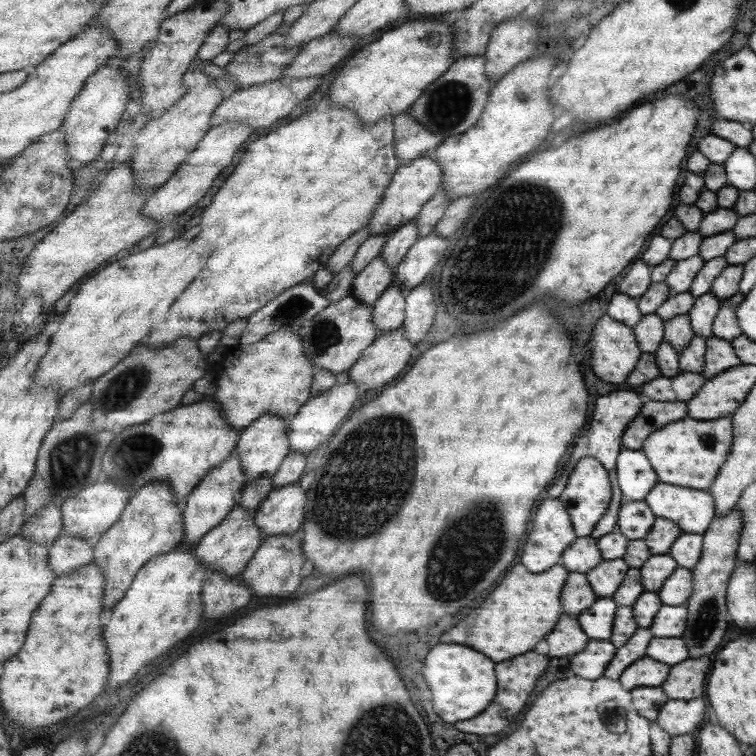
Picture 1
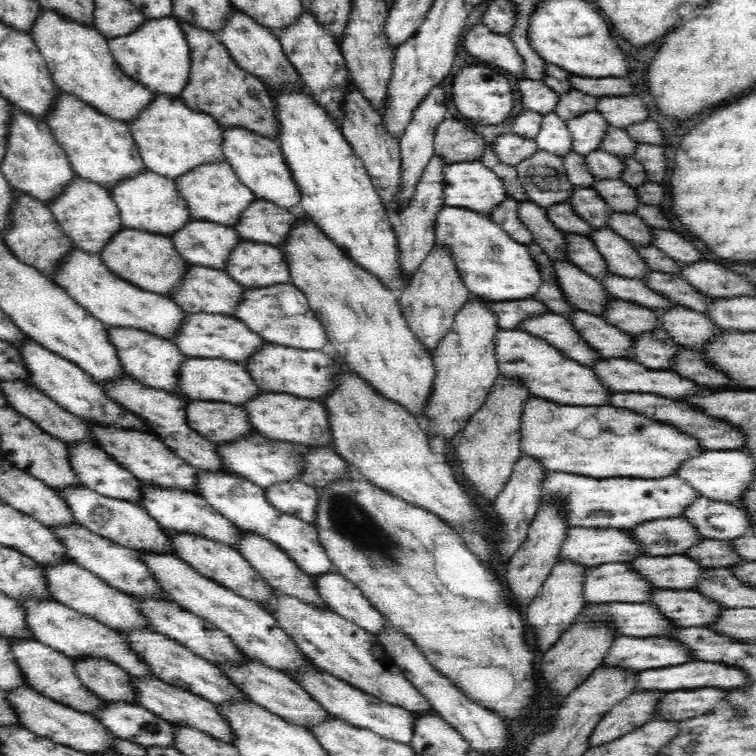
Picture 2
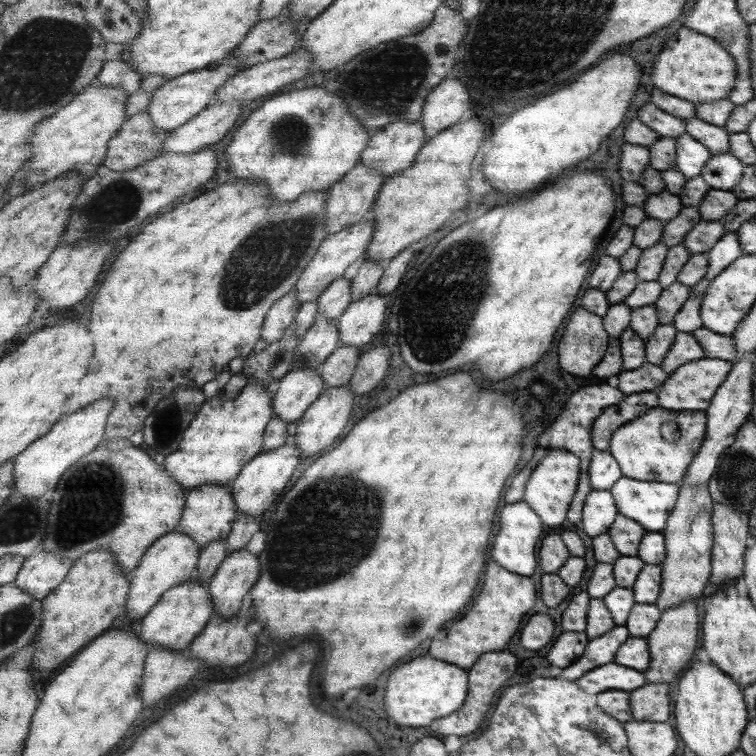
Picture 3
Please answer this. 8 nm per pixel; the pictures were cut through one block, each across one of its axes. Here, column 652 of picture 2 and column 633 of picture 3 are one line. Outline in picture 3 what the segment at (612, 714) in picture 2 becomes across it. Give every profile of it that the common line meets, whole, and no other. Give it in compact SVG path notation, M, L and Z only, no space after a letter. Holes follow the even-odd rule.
M646 683L630 693L634 721L664 722L670 718L672 708L670 708L670 686L668 683Z

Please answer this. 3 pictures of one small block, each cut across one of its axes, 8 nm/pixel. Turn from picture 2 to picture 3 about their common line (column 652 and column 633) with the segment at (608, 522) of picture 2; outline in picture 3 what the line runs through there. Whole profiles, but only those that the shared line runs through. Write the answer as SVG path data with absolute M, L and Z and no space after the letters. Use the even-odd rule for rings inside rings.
M622 477L610 492L620 513L641 524L647 532L662 533L678 504L679 484L644 482Z

